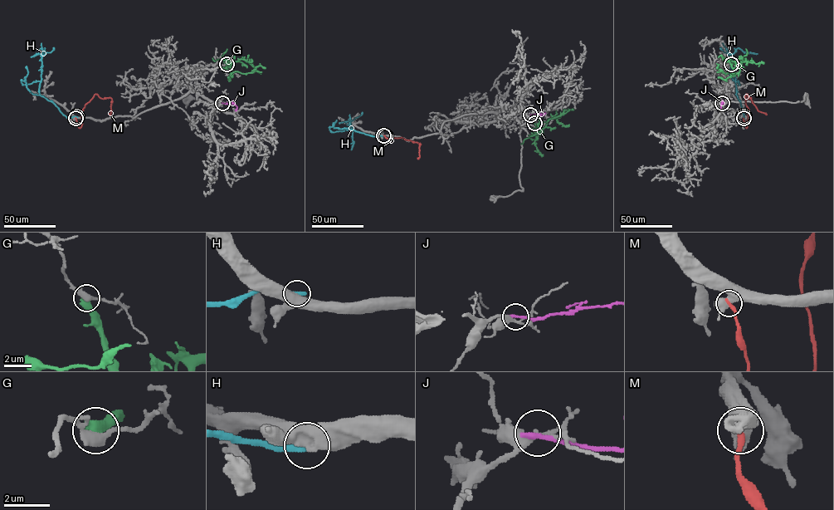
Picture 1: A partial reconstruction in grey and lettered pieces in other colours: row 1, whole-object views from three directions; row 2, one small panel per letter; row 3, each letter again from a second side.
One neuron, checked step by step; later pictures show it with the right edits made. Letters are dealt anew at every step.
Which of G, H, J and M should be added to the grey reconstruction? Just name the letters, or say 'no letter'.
no letter

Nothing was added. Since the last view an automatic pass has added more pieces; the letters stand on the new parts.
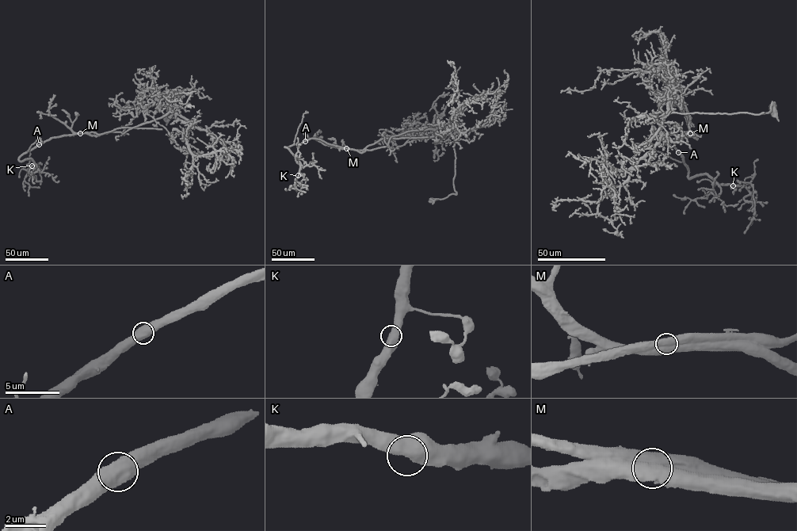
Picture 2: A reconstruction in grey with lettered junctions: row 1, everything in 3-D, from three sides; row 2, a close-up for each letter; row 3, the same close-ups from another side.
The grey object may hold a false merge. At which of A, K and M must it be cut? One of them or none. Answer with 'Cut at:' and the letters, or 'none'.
Cut at: M

